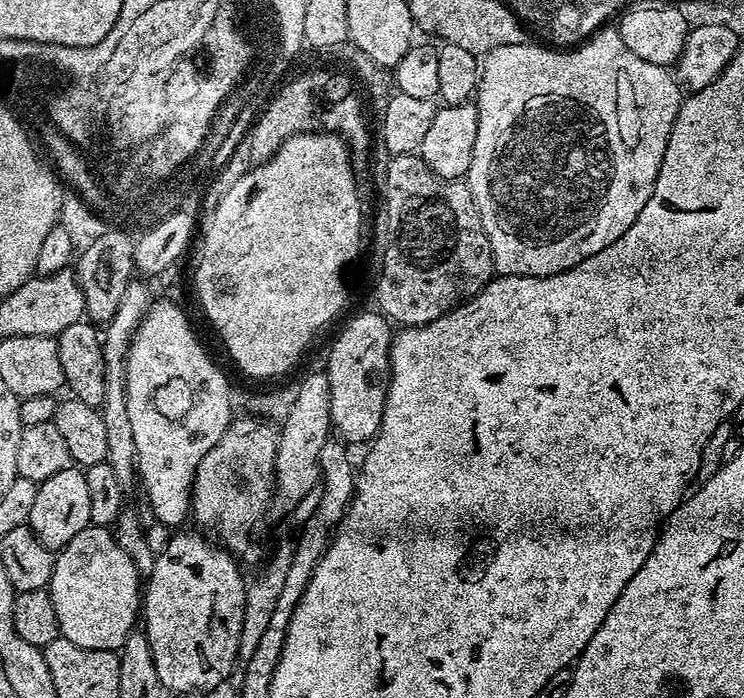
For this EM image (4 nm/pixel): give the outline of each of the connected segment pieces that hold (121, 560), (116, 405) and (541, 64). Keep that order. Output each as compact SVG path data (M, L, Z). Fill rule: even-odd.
M89 526L82 529L70 542L55 553L52 562L52 577L47 586L54 610L58 614L61 636L74 646L90 650L116 652L138 624L138 613L142 608L142 578L126 550L118 546L115 535L107 527Z
M133 282L128 285L122 303L114 312L114 318L109 320L102 332L104 342L104 365L106 366L106 394L102 405L102 415L106 422L106 444L108 459L106 463L114 470L118 478L118 486L126 494L132 494L138 488L138 461L134 446L134 433L130 427L130 413L126 411L126 362L128 351L132 345L134 334L154 303L154 295L144 284Z
M605 26L571 50L547 47L539 48L536 44L525 42L514 46L498 46L489 52L483 57L480 83L474 97L478 114L478 138L474 138L474 158L470 162L466 183L474 194L474 202L490 242L493 269L501 276L553 276L578 266L578 262L586 262L586 258L618 242L618 238L622 238L622 234L634 226L634 218L642 214L642 206L646 206L654 194L654 182L658 178L670 130L674 130L674 122L682 103L682 88L675 75L663 64L638 58L638 54L634 54L634 50L622 42L619 27Z

